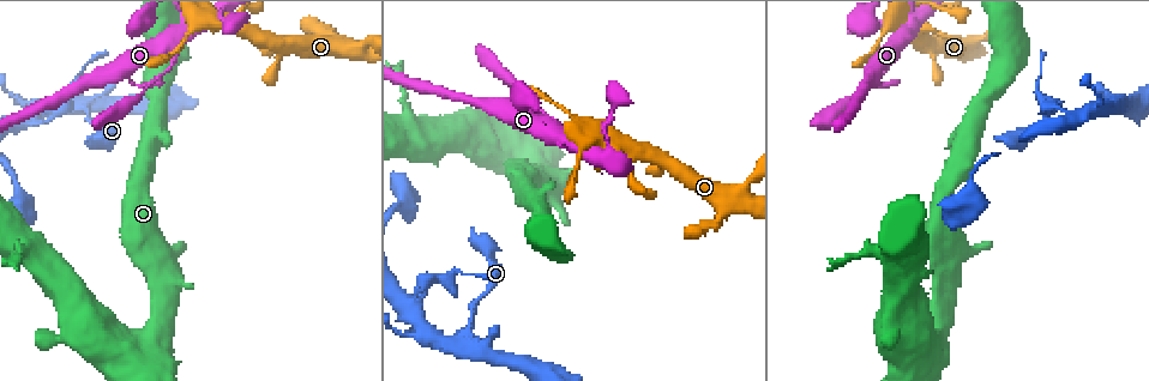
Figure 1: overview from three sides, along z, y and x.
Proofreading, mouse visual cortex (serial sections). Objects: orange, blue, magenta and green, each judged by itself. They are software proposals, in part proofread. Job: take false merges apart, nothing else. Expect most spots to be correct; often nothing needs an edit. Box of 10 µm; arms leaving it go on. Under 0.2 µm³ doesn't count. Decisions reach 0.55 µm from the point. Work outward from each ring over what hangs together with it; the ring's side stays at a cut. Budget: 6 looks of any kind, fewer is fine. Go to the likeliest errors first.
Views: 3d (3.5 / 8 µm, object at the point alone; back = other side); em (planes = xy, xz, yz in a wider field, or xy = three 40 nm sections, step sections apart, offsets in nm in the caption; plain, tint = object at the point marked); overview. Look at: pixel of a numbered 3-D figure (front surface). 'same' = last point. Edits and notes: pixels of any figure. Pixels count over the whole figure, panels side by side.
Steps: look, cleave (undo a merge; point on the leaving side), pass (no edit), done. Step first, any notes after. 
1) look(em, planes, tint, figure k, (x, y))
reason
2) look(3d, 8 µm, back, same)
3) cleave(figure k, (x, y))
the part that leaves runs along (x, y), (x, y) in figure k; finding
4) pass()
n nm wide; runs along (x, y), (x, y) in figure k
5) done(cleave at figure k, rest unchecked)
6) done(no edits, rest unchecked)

look(3d, 8 µm, figure 1, (1101, 103))
small branch off a trunk

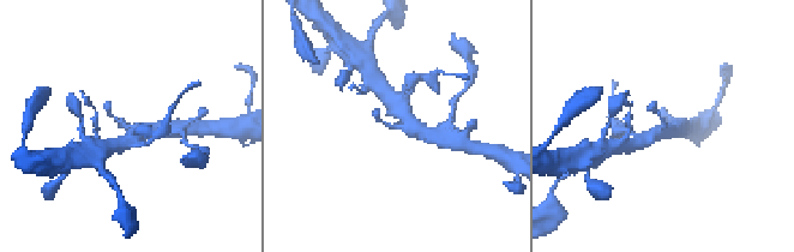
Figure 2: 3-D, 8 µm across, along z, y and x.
look(em, xy, step 1, tint, same)
3 arms; arms of 150, 400, 450 nm

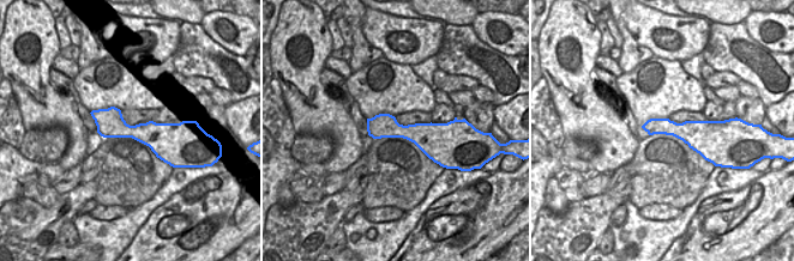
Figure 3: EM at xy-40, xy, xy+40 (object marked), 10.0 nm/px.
pass()
runs along (166, 132), (120, 124), (109, 110) in figure 2; one cell here

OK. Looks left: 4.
look(3d, 8 µm, figure 1, (620, 144))
thick turns thin

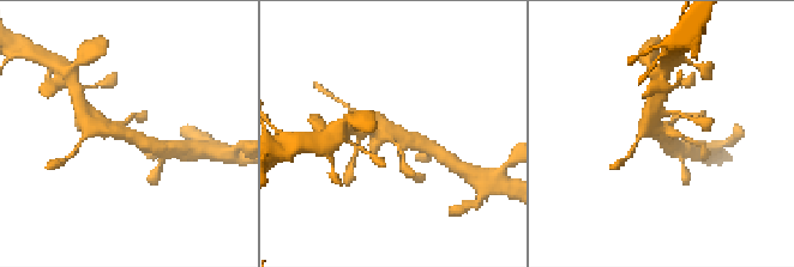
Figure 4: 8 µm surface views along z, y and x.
look(3d, 3.5 µm, same)

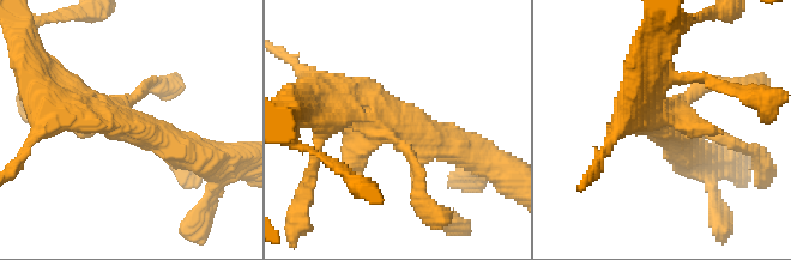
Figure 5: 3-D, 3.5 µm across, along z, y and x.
look(em, xy, step 3, tint, figure 5, (668, 126))
shape alone is not enough

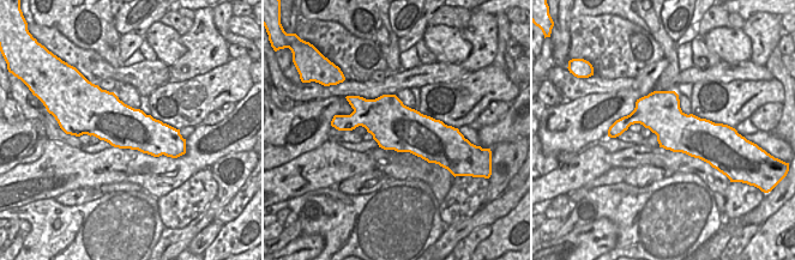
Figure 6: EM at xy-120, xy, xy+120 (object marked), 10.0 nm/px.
pass()
all the same cell

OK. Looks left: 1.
done(no edits, rest unchecked)

